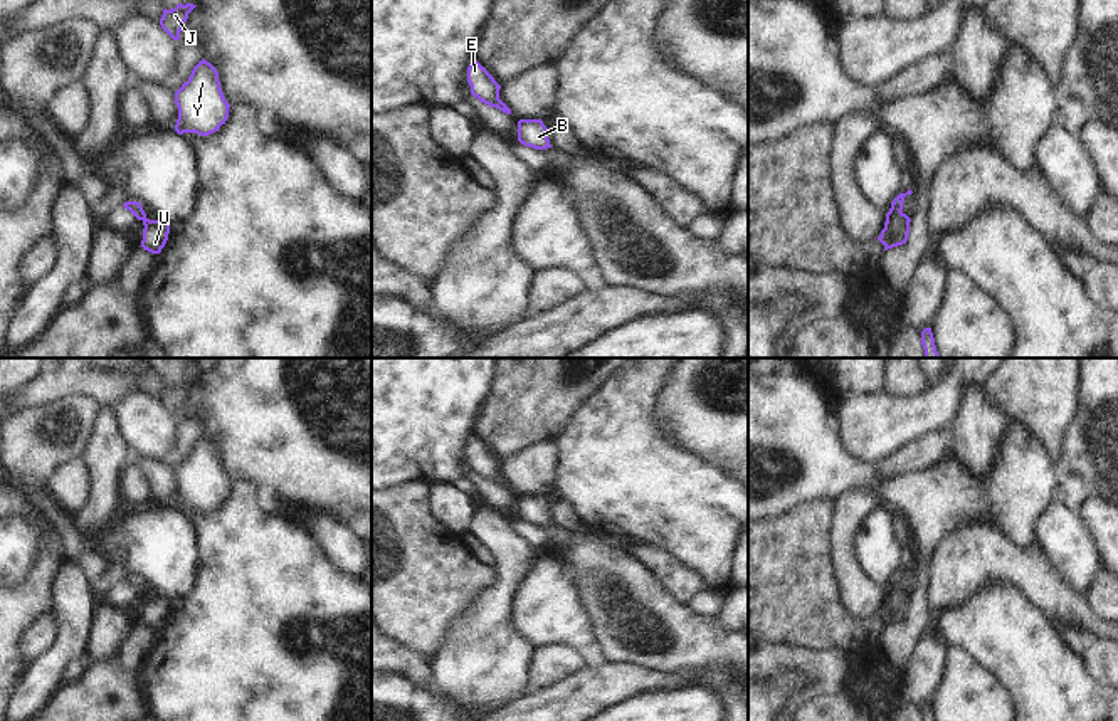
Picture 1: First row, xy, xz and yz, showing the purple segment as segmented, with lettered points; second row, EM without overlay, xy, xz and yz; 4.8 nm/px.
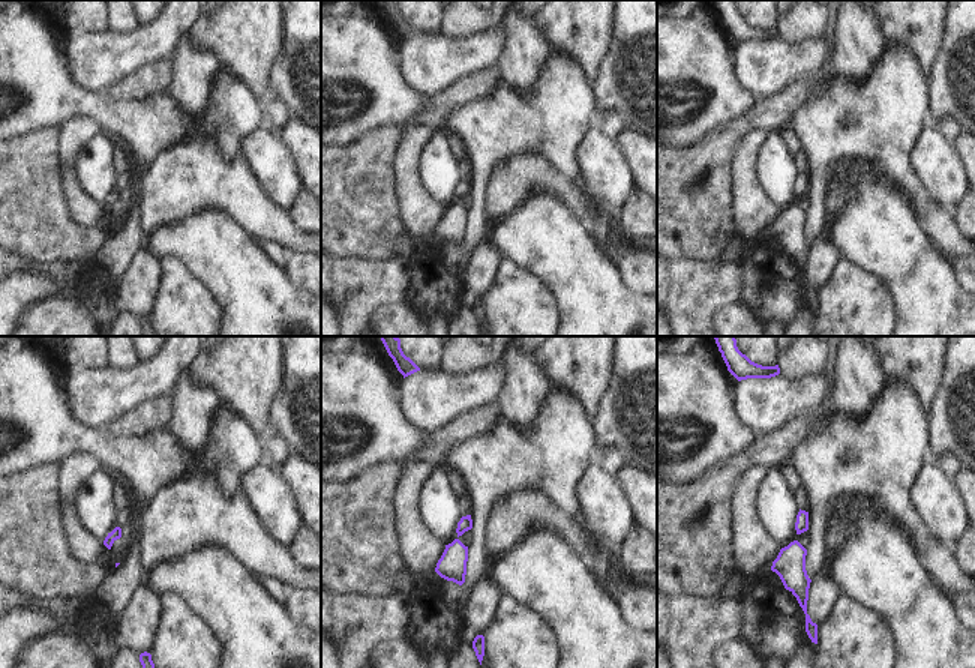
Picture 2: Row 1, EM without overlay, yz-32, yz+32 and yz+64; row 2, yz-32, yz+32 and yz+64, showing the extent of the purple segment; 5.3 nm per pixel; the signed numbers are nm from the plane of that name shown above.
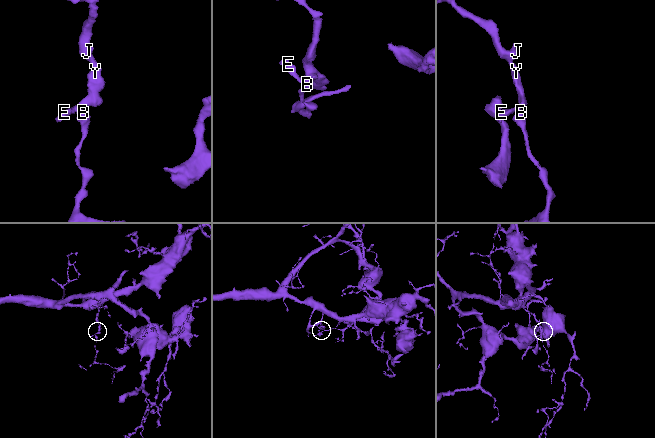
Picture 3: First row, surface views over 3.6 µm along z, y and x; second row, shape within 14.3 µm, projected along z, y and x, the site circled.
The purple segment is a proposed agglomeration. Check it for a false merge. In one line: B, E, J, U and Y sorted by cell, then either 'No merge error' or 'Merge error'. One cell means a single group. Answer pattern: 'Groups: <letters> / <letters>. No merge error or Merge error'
Groups: B U / E J Y. Merge error.

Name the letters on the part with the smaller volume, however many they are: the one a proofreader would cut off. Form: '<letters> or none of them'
B, U

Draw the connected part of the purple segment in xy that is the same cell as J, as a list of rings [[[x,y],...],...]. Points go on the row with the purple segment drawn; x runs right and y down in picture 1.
[[[178,3],[175,8],[171,10],[163,10],[163,15],[160,18],[160,25],[161,29],[173,39],[178,40],[180,39],[180,32],[188,18],[188,13],[195,8],[197,5],[193,3]]]

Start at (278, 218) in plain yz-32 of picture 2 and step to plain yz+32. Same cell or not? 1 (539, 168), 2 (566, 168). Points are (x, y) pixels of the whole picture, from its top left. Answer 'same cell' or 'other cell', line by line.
1: same cell
2: other cell

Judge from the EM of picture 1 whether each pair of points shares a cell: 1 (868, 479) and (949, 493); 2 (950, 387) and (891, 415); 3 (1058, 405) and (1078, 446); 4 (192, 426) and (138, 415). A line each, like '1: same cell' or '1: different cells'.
1: same cell
2: same cell
3: different cells
4: different cells

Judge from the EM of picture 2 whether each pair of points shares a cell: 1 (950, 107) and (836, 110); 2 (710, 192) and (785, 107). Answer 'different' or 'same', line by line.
1: different
2: same

